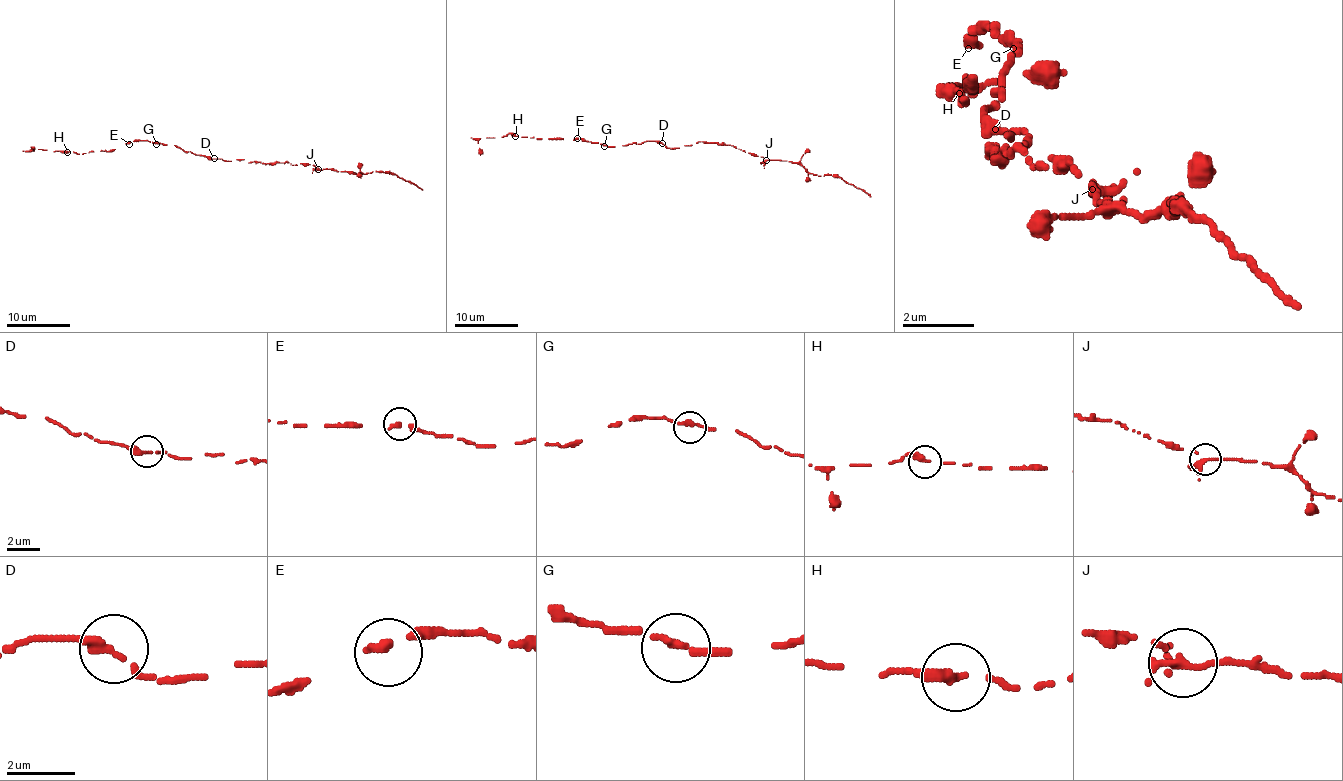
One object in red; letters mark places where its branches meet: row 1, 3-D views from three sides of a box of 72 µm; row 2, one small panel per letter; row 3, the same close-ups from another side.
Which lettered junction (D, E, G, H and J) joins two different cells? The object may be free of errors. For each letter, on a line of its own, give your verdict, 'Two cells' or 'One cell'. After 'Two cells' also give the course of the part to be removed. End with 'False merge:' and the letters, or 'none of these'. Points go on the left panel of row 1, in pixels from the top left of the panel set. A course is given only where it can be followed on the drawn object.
D: One cell
E: One cell
G: One cell
H: One cell
J: One cell
False merge: none of these

